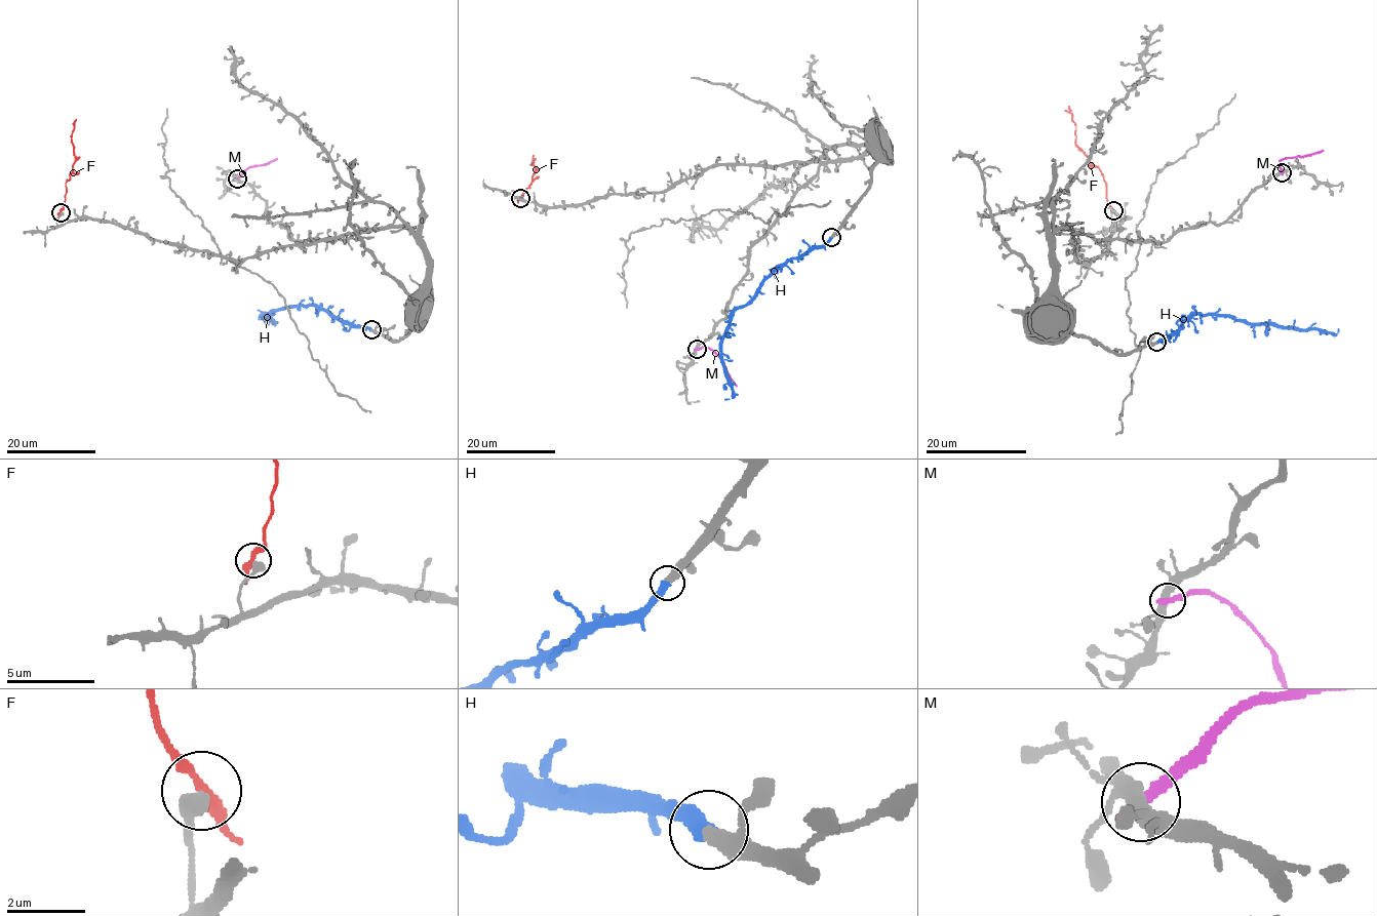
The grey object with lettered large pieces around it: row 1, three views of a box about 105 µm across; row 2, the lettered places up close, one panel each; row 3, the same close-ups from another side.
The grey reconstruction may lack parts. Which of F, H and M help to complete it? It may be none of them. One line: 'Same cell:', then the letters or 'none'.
Same cell: H

